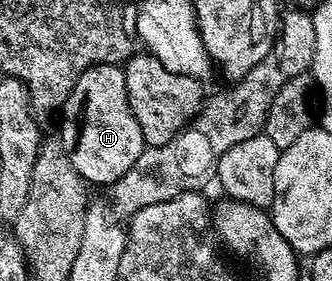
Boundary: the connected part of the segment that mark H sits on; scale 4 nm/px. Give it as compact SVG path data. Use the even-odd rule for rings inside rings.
M95 64L87 68L64 103L62 115L64 121L60 124L58 139L74 170L78 170L89 185L115 184L144 153L142 126L138 126L138 118L134 118L130 110L124 69L119 64Z

